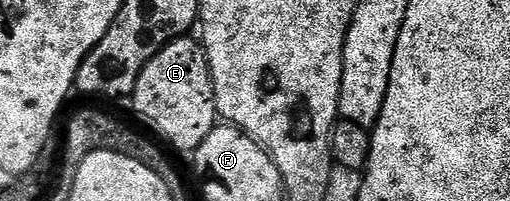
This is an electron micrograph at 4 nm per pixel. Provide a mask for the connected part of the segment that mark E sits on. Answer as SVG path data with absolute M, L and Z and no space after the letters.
M191 37L175 39L158 51L149 62L143 66L143 72L139 74L135 82L135 111L168 143L179 151L193 153L209 137L209 133L217 126L217 112L215 109L215 90L211 80L211 70L207 64L207 55L202 46L195 43Z

